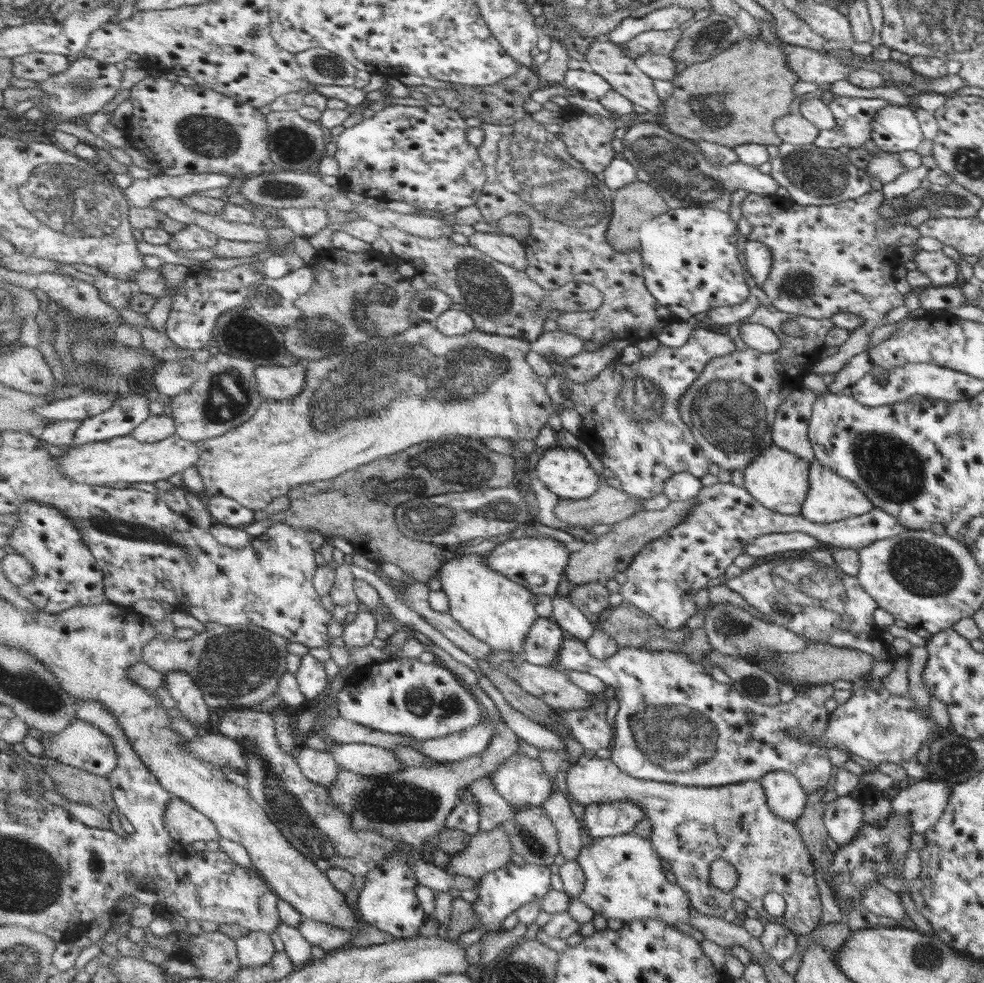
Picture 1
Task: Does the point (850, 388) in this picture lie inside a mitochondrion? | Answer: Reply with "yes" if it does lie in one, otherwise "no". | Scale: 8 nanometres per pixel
no

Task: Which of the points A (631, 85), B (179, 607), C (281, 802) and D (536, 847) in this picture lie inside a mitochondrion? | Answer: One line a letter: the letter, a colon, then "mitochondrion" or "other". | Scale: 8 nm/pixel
A: other
B: other
C: mitochondrion
D: mitochondrion

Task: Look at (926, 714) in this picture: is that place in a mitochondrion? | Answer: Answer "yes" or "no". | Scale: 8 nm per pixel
no

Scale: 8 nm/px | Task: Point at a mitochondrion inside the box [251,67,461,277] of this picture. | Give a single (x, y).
(292, 144)

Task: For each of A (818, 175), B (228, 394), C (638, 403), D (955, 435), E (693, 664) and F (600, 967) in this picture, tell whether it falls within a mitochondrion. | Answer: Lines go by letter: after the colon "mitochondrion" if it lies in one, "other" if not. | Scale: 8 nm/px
A: mitochondrion
B: mitochondrion
C: mitochondrion
D: mitochondrion
E: mitochondrion
F: other

